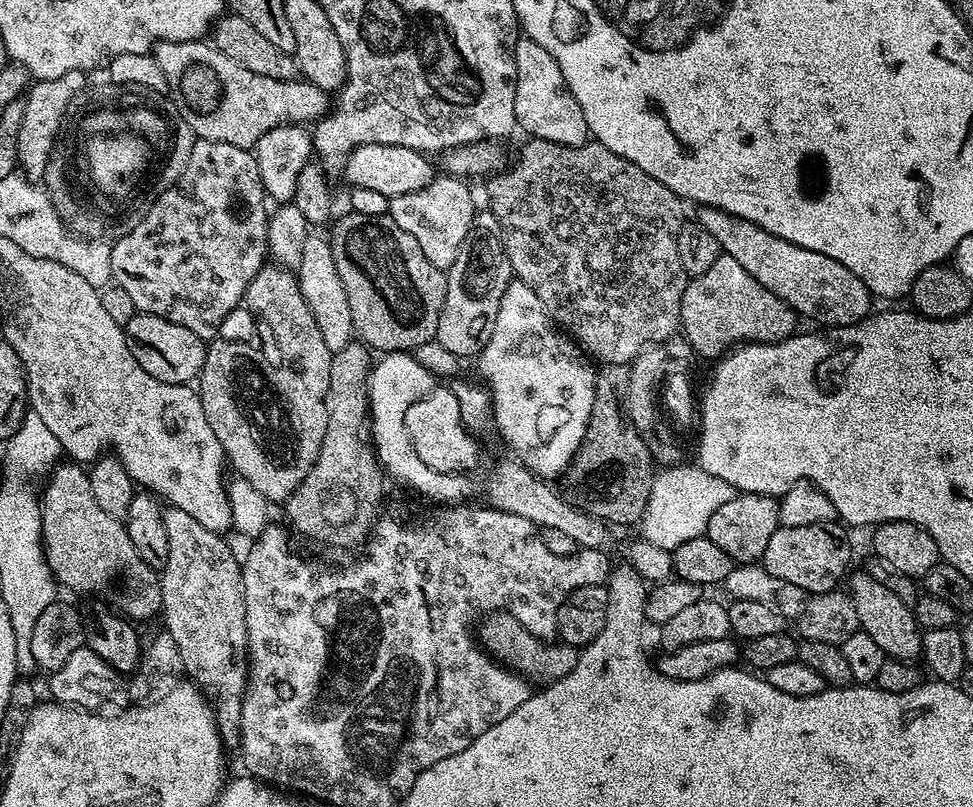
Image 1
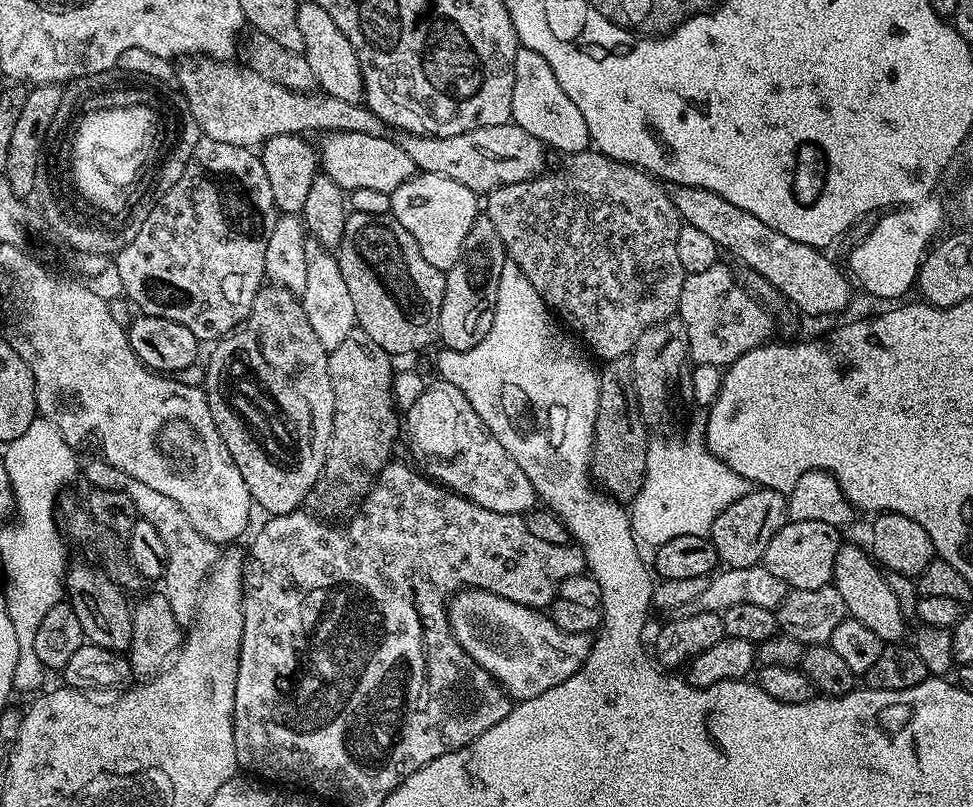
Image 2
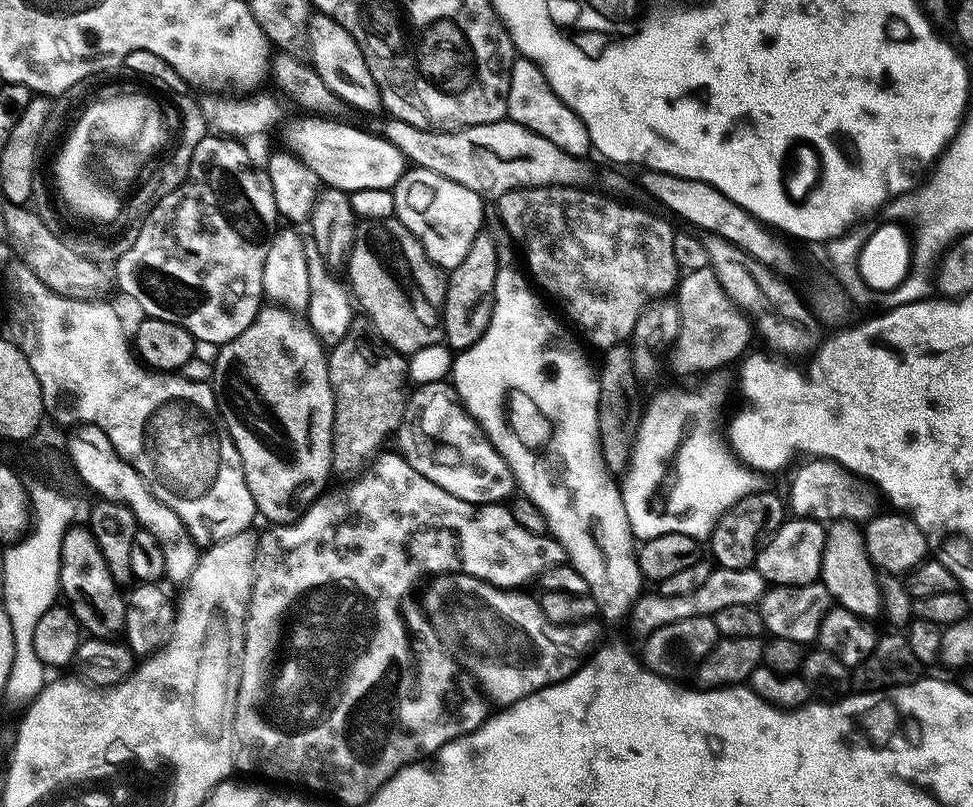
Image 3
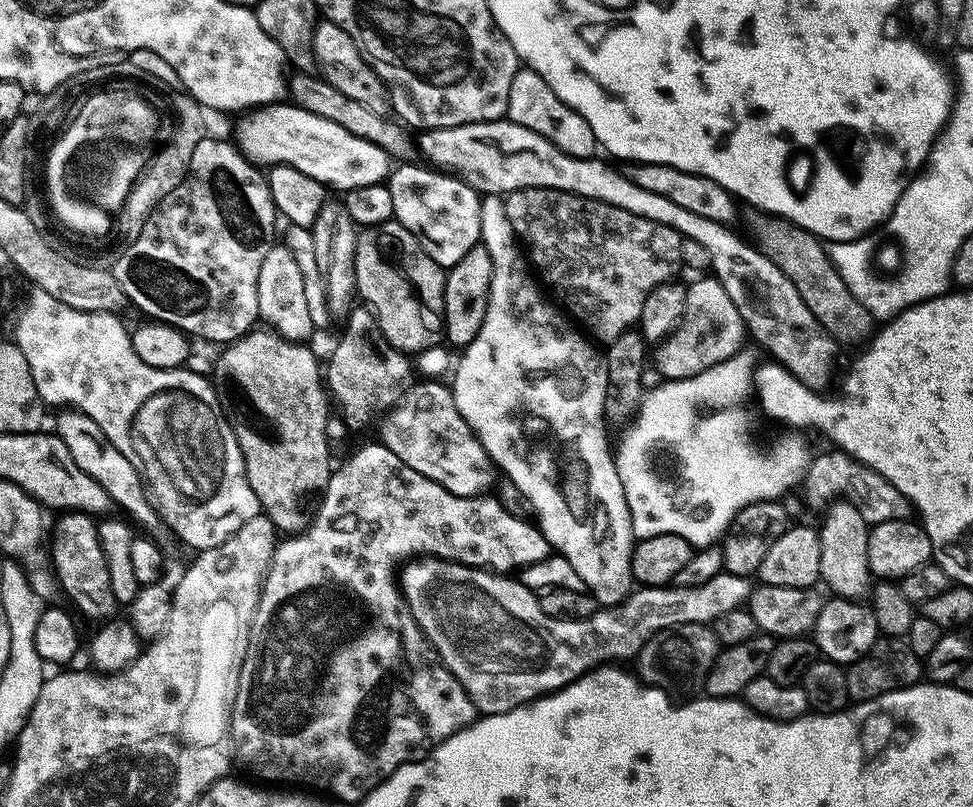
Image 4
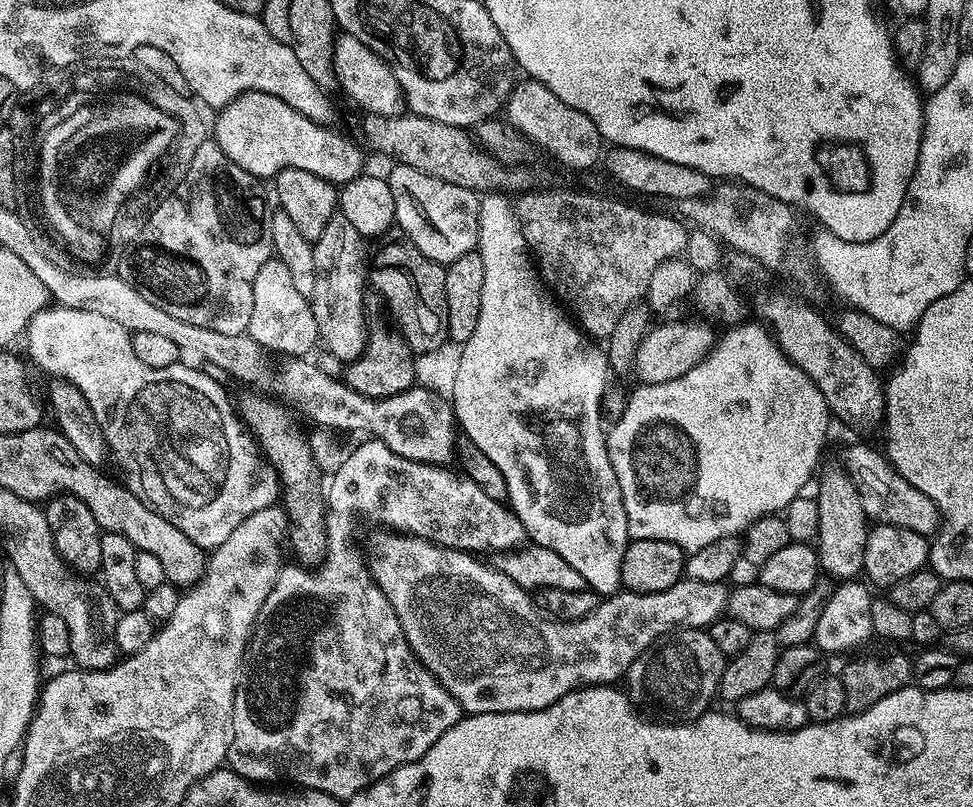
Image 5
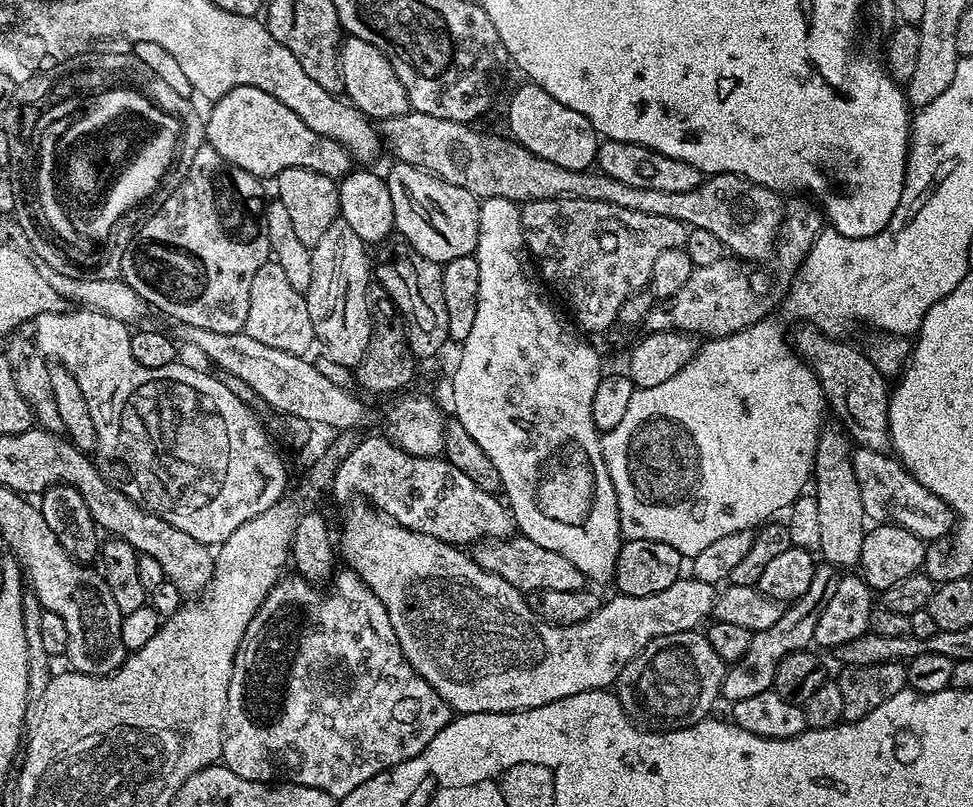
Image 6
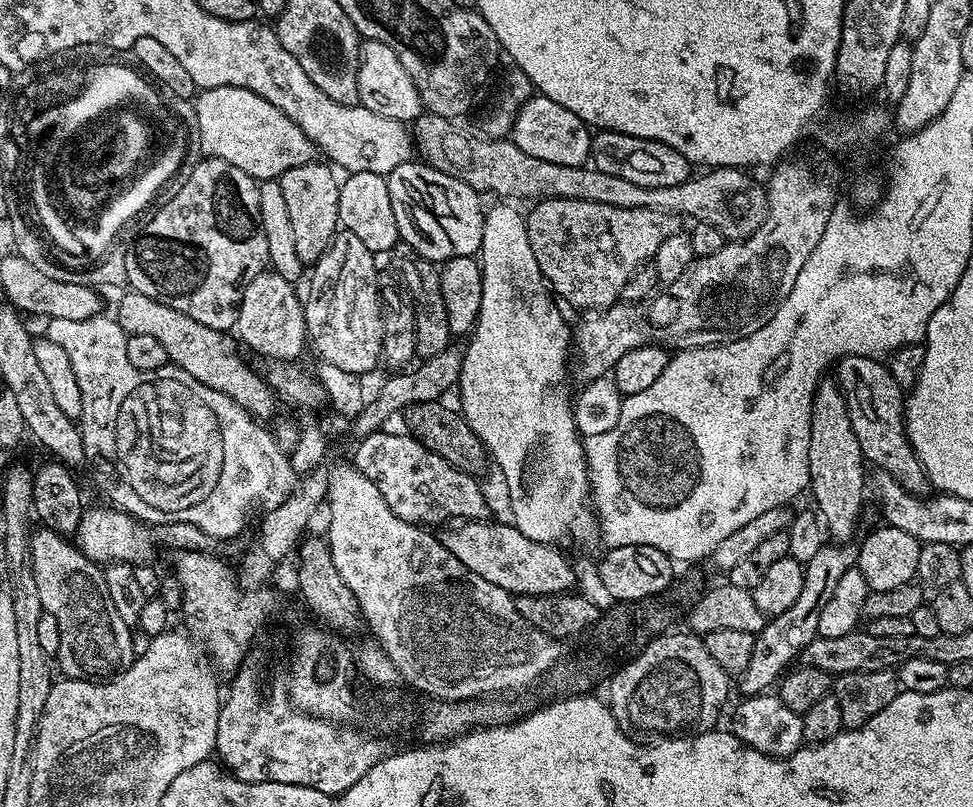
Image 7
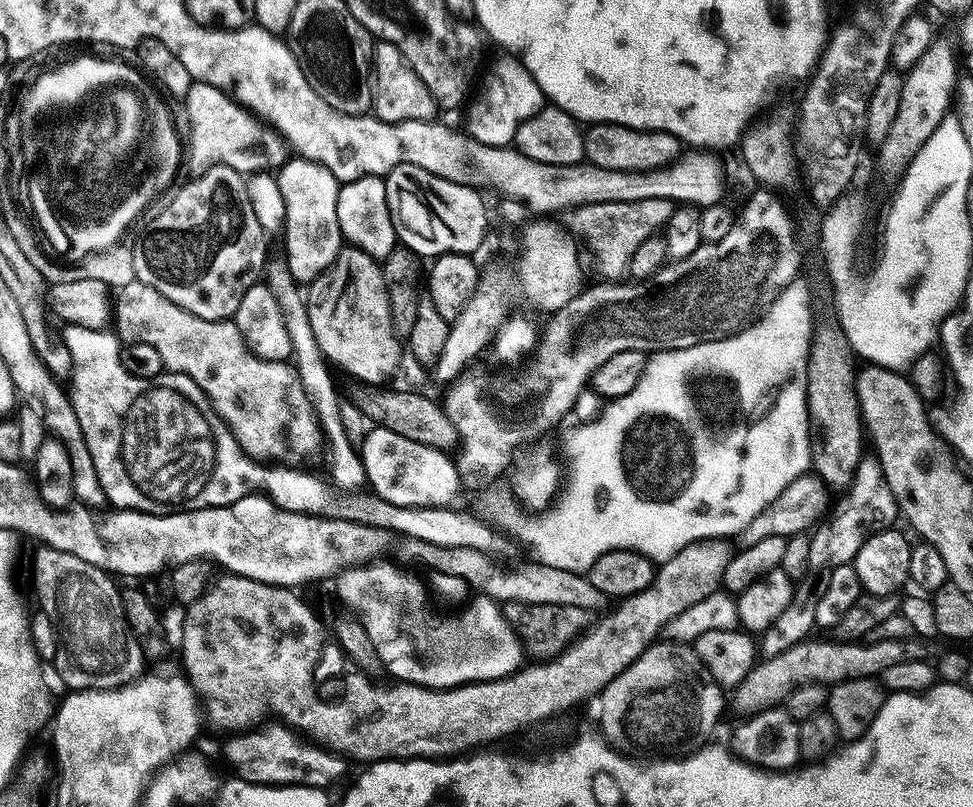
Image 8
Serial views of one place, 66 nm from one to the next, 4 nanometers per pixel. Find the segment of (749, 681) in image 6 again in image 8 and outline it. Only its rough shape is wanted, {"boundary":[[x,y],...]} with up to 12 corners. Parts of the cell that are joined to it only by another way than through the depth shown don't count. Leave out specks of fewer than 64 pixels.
{"boundary":[[875,458],[858,466],[829,528],[811,533],[790,606],[759,637],[761,657],[809,639],[832,569],[897,523]]}

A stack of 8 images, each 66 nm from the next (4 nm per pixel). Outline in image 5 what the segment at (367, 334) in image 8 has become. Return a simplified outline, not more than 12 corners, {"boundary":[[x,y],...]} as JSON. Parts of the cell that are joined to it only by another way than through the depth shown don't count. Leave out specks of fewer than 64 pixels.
{"boundary":[[339,214],[314,241],[323,347],[351,362],[368,330],[365,241]]}

